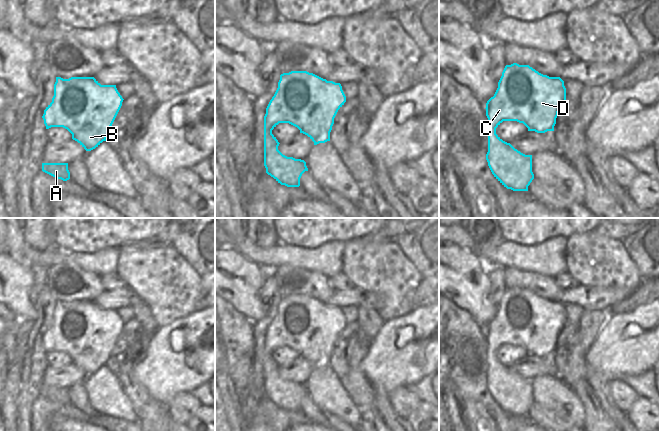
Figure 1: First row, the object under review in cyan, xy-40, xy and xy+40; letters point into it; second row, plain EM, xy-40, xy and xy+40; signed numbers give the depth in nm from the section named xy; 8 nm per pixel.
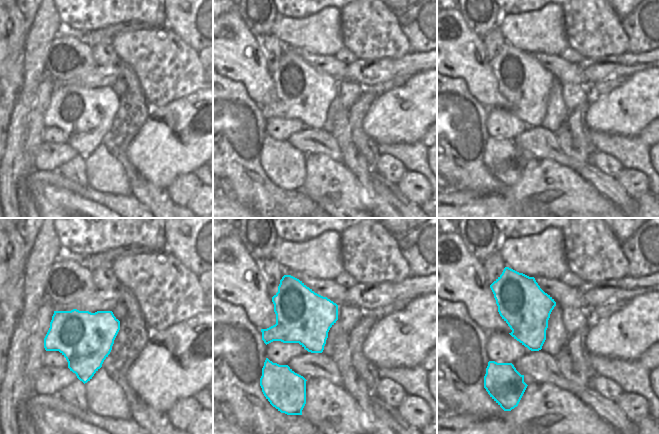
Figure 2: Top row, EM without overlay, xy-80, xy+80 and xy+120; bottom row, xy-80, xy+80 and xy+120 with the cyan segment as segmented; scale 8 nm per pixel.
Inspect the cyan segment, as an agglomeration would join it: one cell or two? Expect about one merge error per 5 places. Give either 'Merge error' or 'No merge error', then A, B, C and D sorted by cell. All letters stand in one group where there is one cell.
No merge error. Groups: A B C D.

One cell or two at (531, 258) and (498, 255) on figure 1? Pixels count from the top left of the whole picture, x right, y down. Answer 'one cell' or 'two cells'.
one cell

